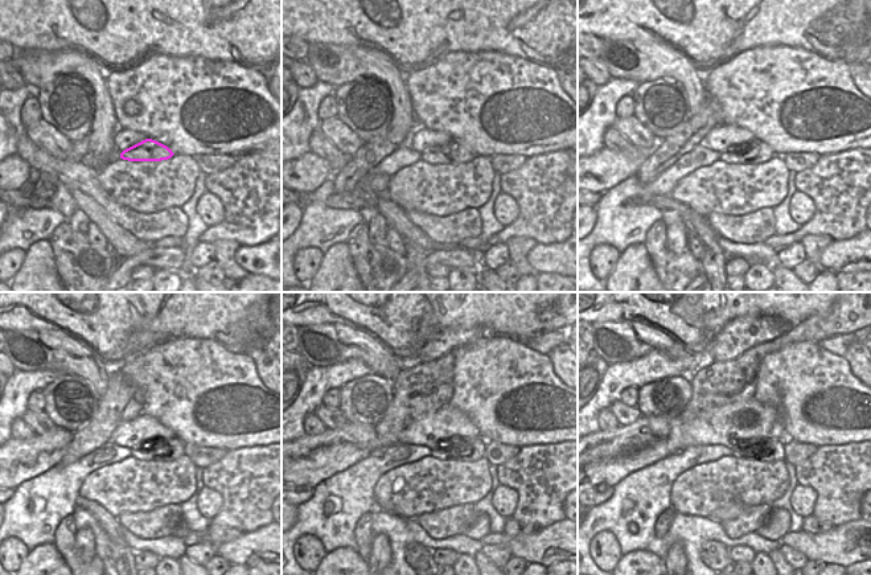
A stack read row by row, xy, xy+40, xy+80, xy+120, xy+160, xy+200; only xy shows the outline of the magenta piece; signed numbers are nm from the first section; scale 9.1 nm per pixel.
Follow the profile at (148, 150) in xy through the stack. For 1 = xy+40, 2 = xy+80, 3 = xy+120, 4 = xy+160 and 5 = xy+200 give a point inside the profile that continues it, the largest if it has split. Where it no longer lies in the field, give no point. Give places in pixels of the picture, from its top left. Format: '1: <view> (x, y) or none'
1: xy+40 (455, 152)
2: xy+80 (755, 152)
3: xy+120 (161, 450)
4: xy+160 (459, 450)
5: xy+200 (768, 450)

